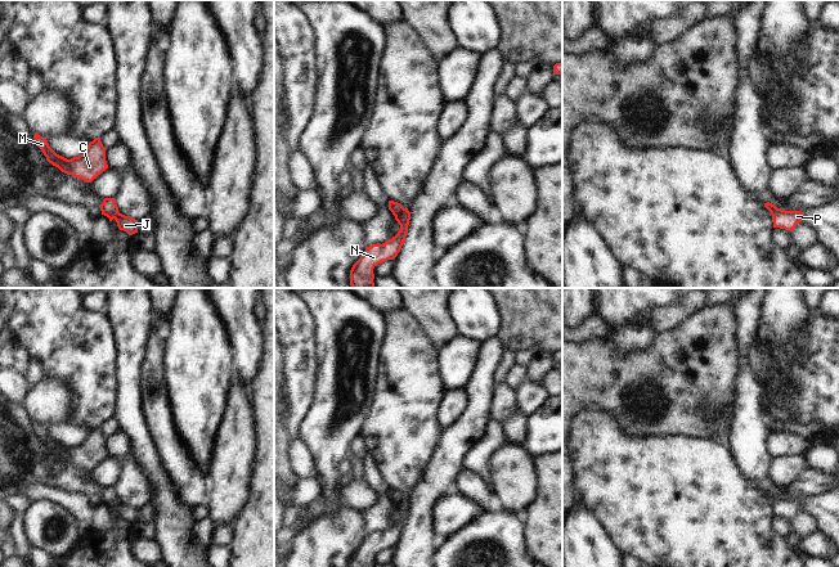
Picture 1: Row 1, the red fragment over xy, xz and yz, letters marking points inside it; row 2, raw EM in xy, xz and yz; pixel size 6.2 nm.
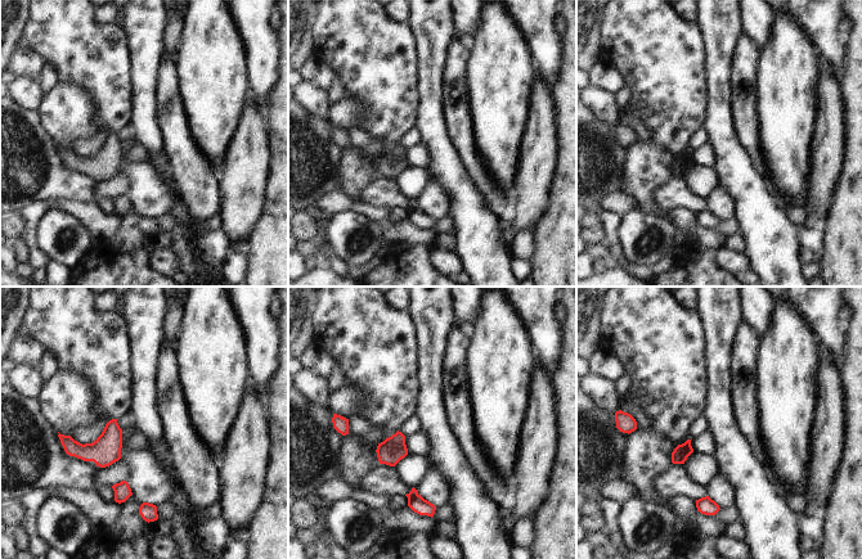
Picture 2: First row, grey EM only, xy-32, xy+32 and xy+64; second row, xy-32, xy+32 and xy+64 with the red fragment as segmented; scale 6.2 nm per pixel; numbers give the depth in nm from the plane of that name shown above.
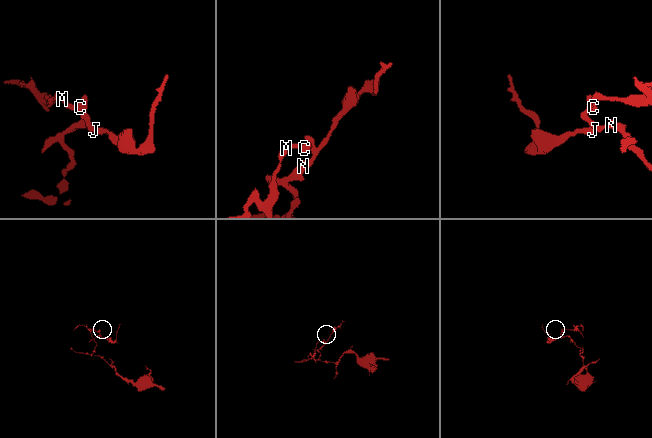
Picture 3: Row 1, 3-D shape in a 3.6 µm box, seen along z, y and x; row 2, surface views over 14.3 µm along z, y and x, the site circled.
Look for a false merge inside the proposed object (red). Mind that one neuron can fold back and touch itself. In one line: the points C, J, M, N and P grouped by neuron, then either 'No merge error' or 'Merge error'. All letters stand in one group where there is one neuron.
Groups: C M / J N P. Merge error

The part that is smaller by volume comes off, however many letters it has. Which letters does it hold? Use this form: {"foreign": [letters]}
{"foreign": ["C", "M"]}

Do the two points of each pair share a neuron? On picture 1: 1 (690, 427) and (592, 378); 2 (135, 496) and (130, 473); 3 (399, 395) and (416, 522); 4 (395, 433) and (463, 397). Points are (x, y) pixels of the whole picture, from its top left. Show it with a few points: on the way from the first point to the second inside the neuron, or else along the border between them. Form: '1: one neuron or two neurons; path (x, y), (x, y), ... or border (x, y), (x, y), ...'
1: one neuron; path (672, 399), (655, 376), (620, 379)
2: one neuron; path (135, 491), (133, 478)
3: two neurons; border (429, 466), (425, 478), (407, 495)
4: two neurons; border (448, 390), (440, 408), (440, 422), (445, 428)

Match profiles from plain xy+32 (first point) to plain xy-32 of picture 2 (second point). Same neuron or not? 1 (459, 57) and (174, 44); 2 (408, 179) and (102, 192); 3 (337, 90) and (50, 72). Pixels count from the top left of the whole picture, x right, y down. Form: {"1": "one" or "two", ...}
{"1": "two", "2": "one", "3": "one"}

